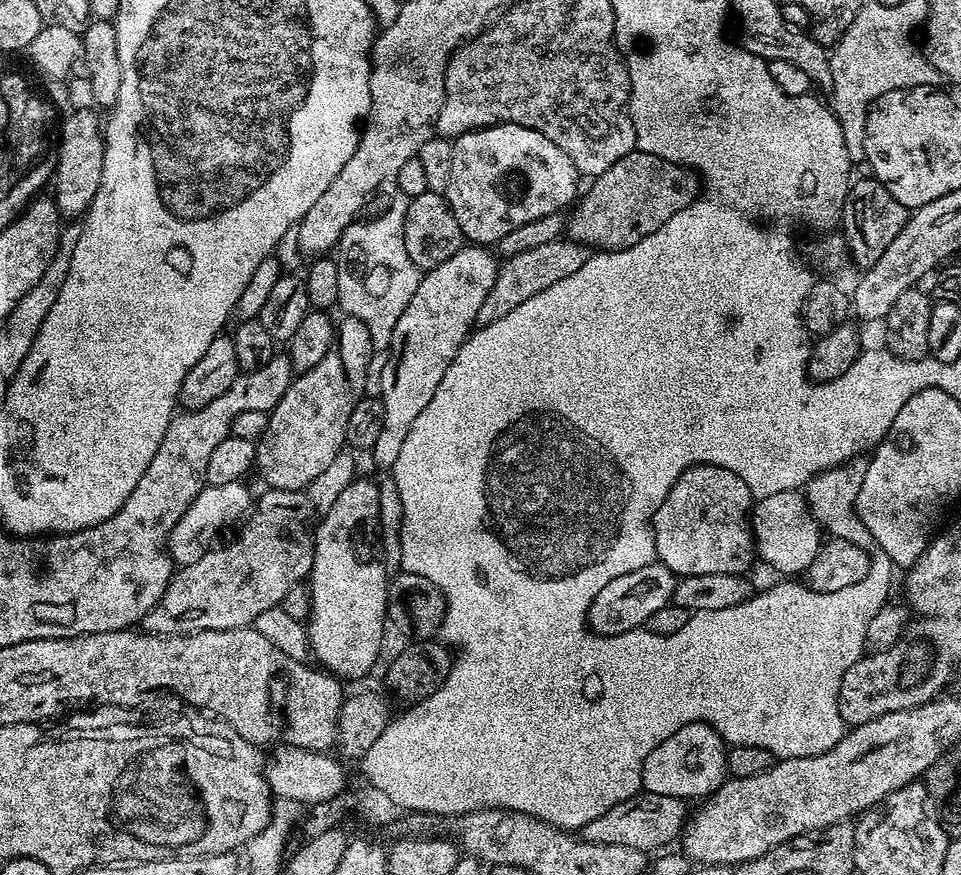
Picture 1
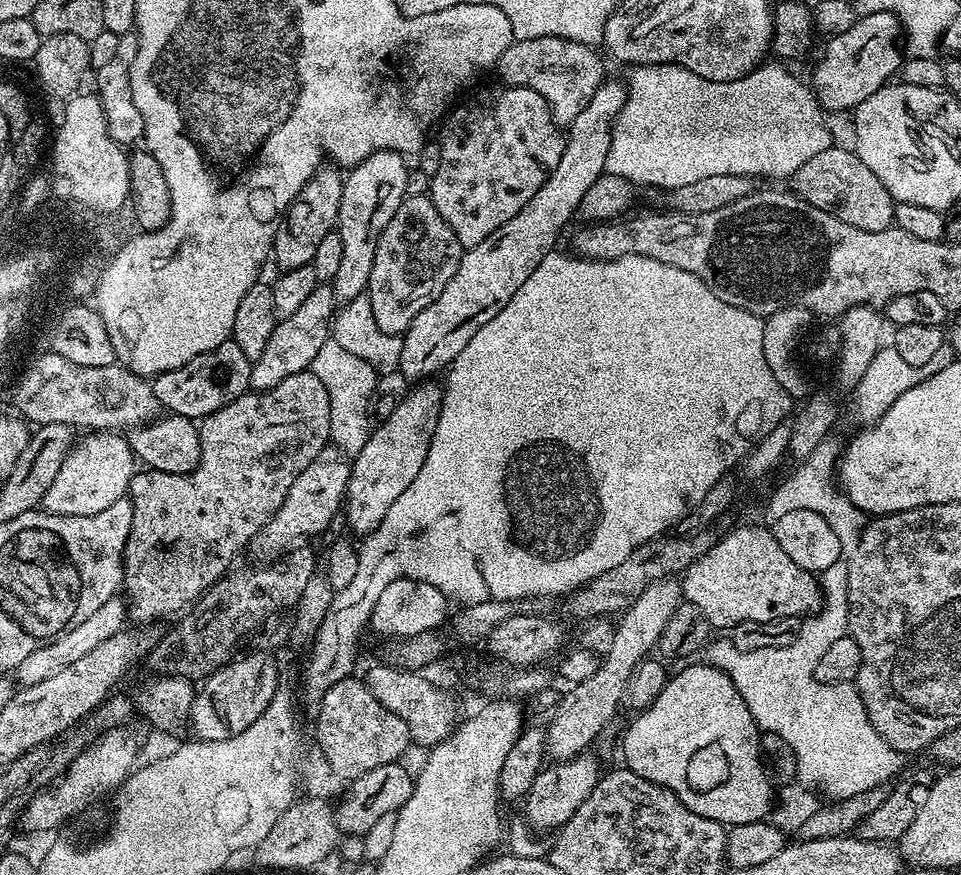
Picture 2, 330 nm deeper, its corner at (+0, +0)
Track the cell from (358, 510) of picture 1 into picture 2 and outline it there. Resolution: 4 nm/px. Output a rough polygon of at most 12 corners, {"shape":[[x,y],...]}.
{"shape":[[417,383],[351,461],[346,524],[363,538],[418,478],[444,397]]}

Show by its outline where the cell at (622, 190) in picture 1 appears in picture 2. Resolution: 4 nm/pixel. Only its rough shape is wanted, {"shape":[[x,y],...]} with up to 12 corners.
{"shape":[[831,146],[791,191],[846,226],[893,227],[897,201],[855,151]]}

